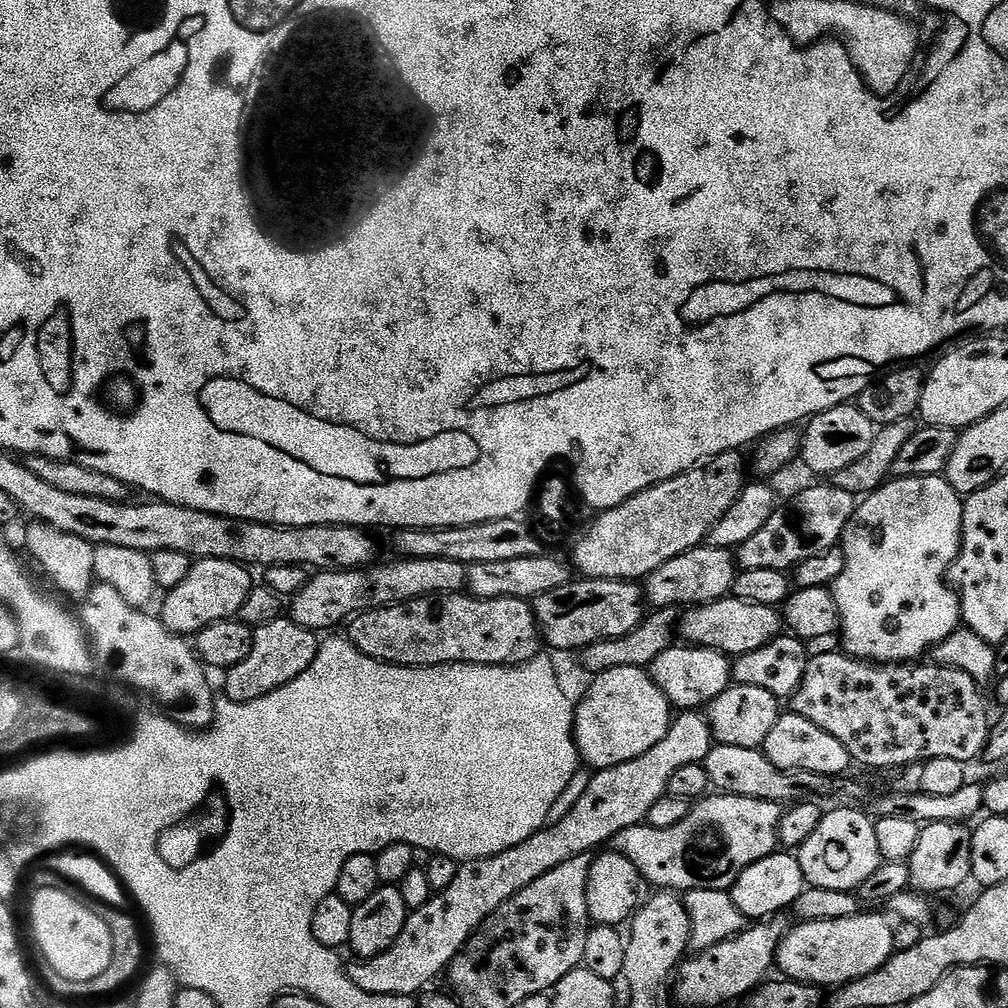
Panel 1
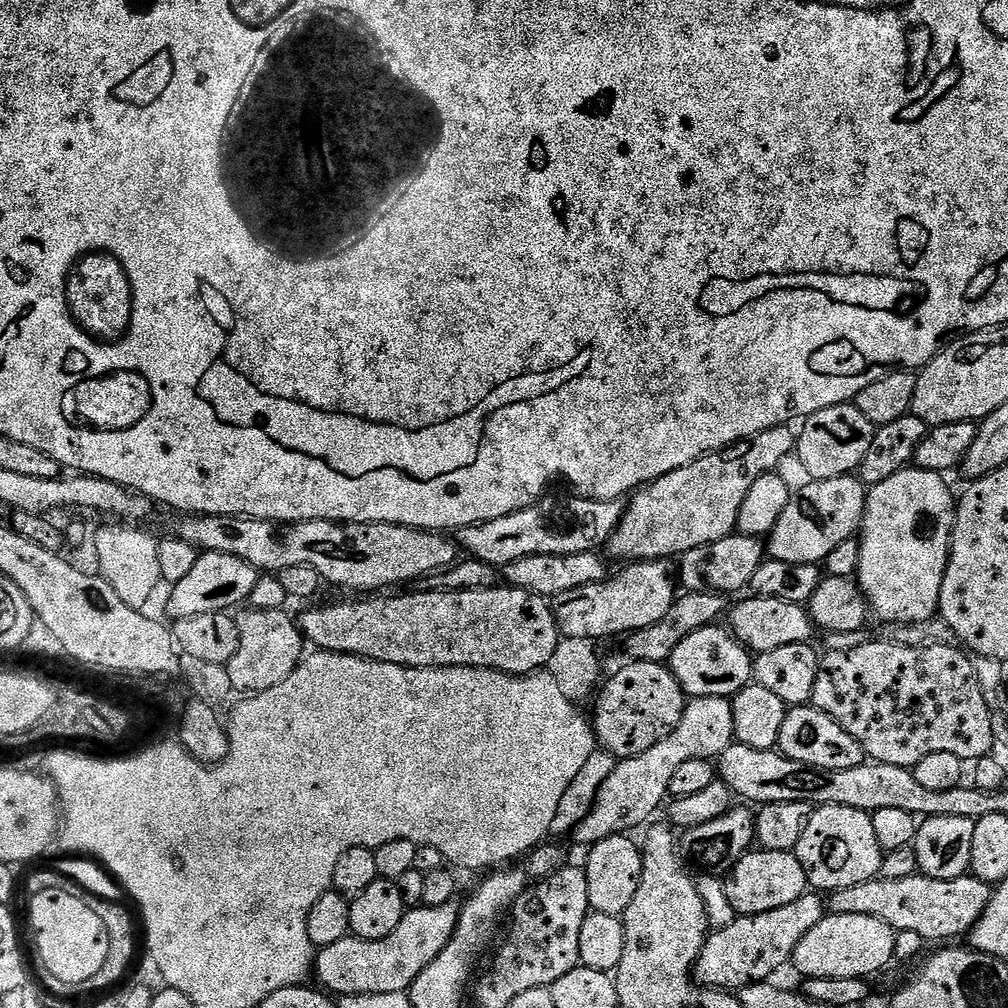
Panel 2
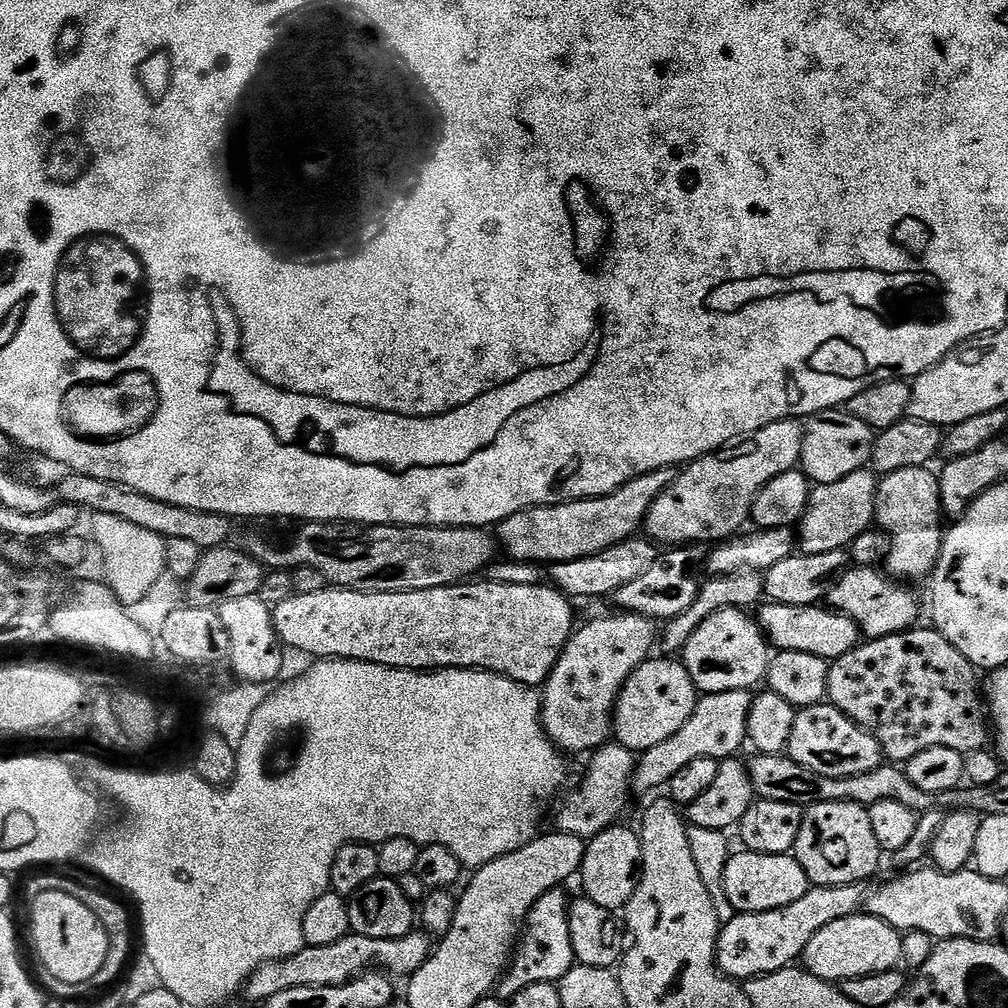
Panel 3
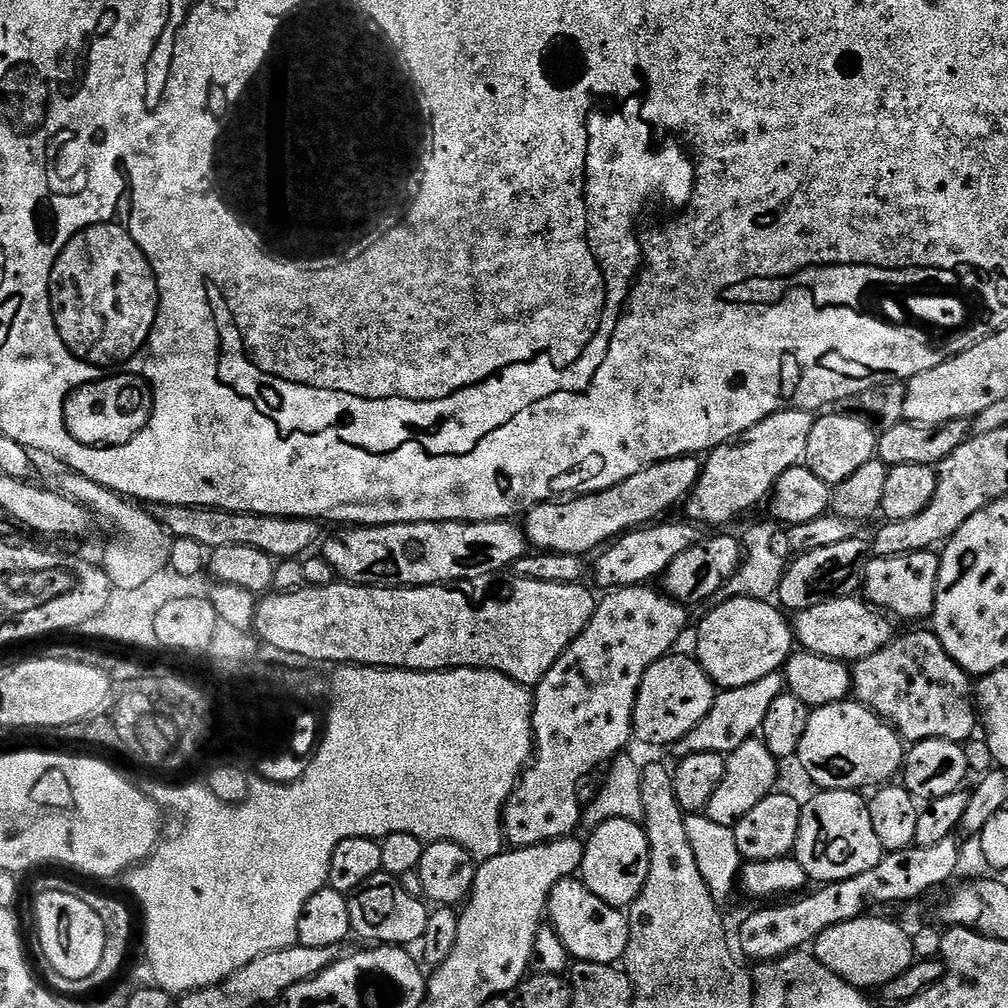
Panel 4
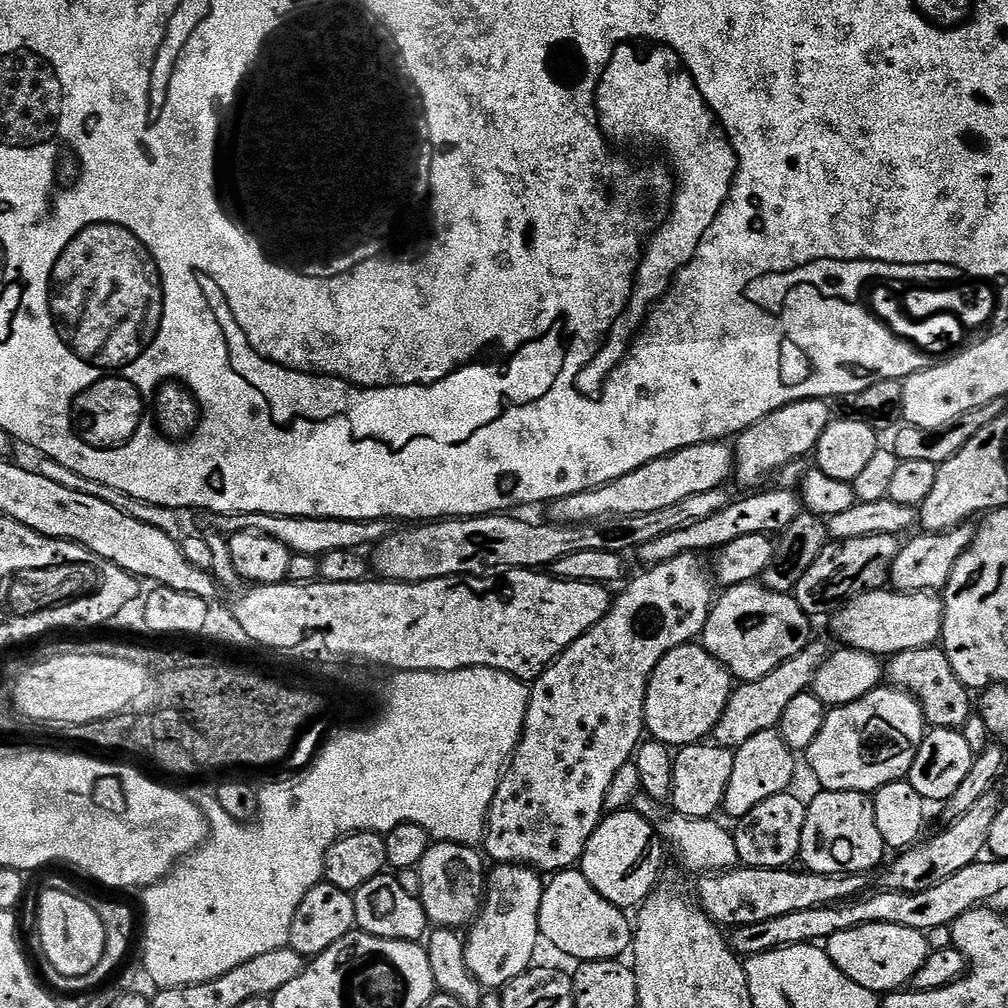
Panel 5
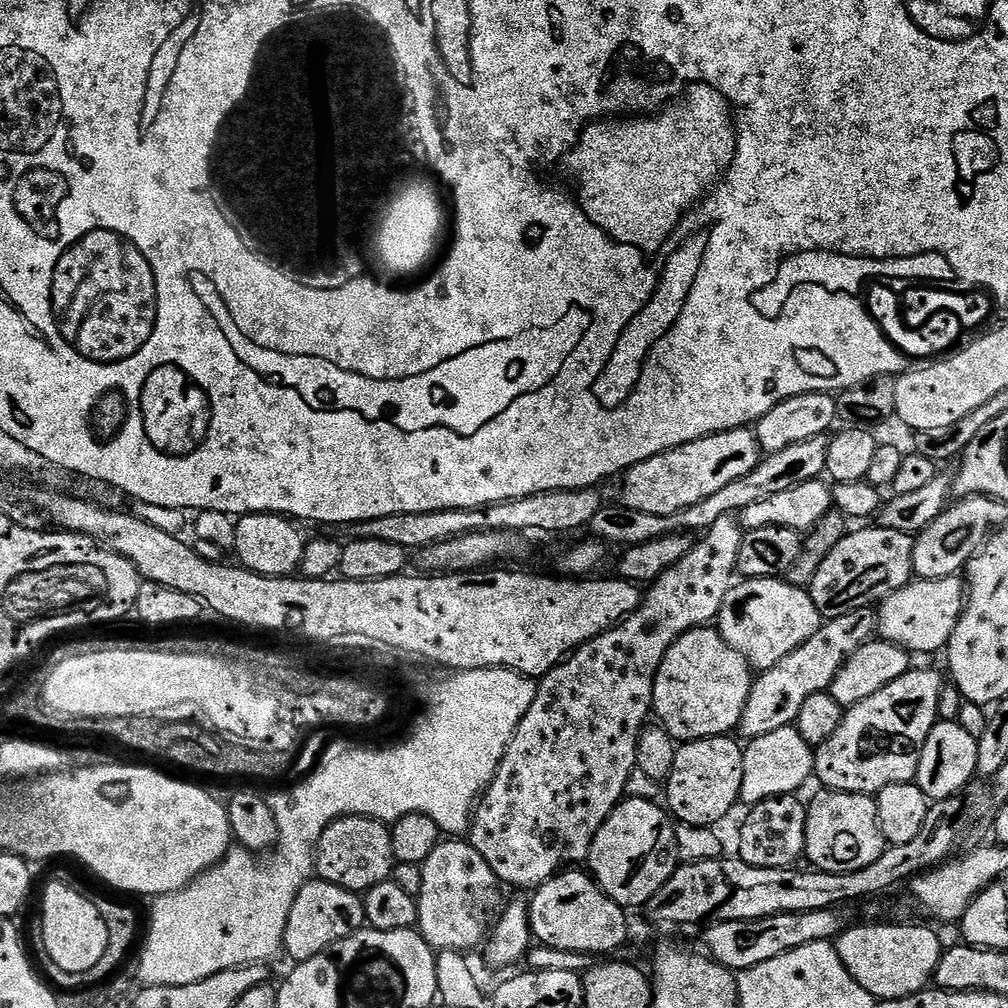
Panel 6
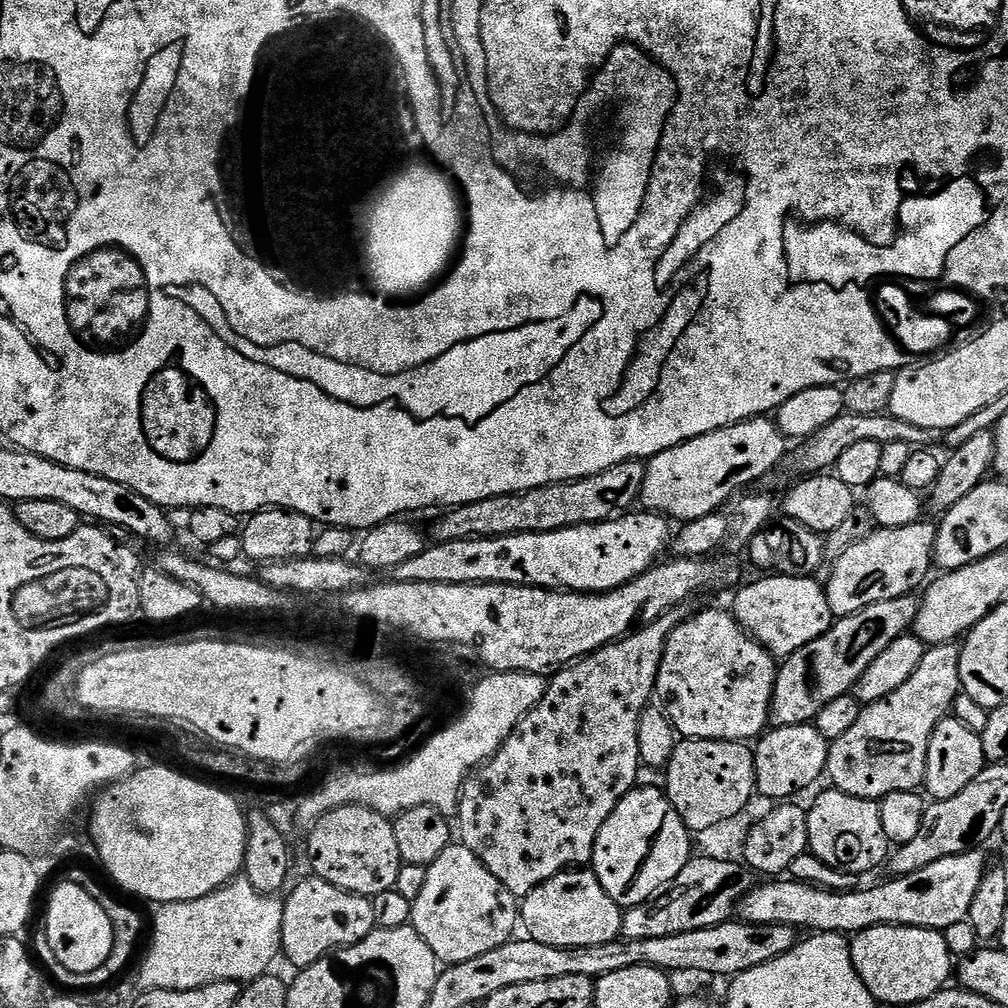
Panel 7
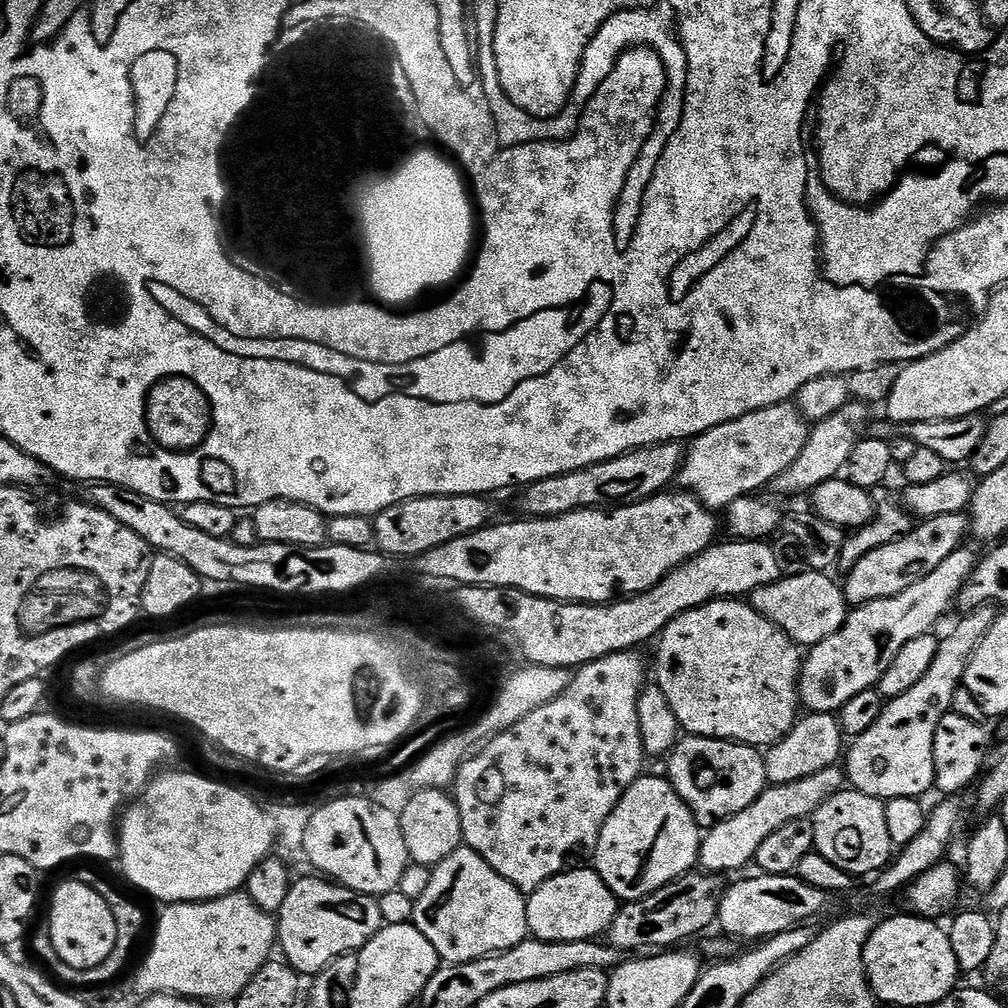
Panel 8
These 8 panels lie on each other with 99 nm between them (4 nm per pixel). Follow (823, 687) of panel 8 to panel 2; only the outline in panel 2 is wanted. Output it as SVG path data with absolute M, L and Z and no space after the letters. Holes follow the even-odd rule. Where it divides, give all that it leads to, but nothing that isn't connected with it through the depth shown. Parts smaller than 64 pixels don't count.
M727 696L714 698L691 697L685 703L678 726L662 742L650 746L637 756L620 760L616 768L596 792L596 800L589 813L578 822L574 838L580 844L591 846L611 836L631 833L631 828L643 829L648 819L669 799L668 791L673 775L690 758L715 761L734 743L732 701Z

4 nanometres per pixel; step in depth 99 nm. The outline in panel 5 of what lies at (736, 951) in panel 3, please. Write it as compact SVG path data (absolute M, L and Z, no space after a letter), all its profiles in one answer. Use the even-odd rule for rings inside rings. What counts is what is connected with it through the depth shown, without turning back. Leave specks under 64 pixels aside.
M989 794L978 798L966 814L951 821L945 832L937 834L936 838L926 844L917 843L911 848L905 848L892 865L889 863L888 877L885 878L883 887L890 892L905 892L914 894L922 890L930 890L930 886L938 886L938 882L946 882L950 874L958 874L958 870L966 870L966 866L977 863L985 855L988 839L990 838L990 826L994 823L994 814L998 814L1001 797Z

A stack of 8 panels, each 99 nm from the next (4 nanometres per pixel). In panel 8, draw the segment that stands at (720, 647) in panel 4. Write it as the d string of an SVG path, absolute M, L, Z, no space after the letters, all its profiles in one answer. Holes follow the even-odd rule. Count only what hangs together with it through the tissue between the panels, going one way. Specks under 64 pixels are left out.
M804 570L801 576L785 575L784 579L753 592L751 606L785 632L794 643L801 646L817 644L838 631L850 611L850 605L844 599L843 587L837 581L835 584L830 577L811 570Z

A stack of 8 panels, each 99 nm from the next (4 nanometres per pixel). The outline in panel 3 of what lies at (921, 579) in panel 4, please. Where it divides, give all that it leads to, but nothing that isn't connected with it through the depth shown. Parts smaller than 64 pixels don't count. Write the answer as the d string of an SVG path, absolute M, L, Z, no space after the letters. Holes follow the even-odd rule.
M876 566L849 567L828 591L827 607L840 612L860 627L861 637L877 640L883 636L897 636L917 623L920 616L920 600L911 592L907 583L893 578L887 571Z

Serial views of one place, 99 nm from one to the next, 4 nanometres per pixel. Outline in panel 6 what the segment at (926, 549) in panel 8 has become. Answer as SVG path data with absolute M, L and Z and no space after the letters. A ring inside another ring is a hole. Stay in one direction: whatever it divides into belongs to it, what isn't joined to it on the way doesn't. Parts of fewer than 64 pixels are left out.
M873 526L861 532L849 531L842 542L826 554L810 585L812 601L818 606L821 617L833 620L854 610L872 608L902 586L911 584L914 579L914 546L915 539L902 530Z

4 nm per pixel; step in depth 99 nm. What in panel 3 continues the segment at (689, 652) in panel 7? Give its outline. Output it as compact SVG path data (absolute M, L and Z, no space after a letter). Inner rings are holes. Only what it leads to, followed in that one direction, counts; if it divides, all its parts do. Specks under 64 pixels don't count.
M676 658L656 659L645 660L638 666L638 670L634 670L634 674L630 674L630 678L626 678L616 699L616 708L612 711L614 740L635 754L643 754L646 750L658 746L658 742L666 742L666 738L678 734L678 730L682 730L682 726L686 726L686 722L690 722L690 714L694 714L694 706L698 699L694 682L683 662Z

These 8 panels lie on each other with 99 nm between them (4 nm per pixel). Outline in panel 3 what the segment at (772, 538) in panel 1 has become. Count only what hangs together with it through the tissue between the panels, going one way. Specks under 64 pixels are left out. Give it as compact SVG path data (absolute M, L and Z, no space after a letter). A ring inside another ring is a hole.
M867 467L854 470L854 474L846 474L846 478L838 478L838 482L817 484L809 491L808 505L804 517L798 525L798 548L803 554L826 554L838 552L851 546L858 537L873 527L876 518L876 485L877 473Z

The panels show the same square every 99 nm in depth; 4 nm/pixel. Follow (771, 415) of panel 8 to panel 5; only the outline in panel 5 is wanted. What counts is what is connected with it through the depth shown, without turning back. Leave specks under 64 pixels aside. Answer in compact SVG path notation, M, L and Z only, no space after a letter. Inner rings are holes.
M713 442L679 448L677 452L658 458L601 488L591 488L551 501L551 519L558 524L585 524L603 516L650 514L650 510L662 510L674 502L682 502L682 498L690 498L690 494L702 494L702 490L727 485L733 472L734 448L731 443Z

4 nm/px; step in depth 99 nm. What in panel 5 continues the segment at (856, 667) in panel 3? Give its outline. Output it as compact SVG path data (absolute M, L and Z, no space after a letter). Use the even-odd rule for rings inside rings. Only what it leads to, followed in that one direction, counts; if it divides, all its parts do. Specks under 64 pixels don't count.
M943 647L902 650L887 661L886 680L891 687L898 688L901 692L911 692L919 700L924 719L932 728L960 730L968 717L973 715L973 693L964 685L962 678L954 674L954 666L950 666L950 658L944 653Z

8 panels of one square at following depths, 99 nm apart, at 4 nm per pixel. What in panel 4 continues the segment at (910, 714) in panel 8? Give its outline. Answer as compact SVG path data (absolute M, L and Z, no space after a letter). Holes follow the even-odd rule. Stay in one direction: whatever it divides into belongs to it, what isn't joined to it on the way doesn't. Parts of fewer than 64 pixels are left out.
M849 698L809 711L806 734L802 734L802 742L798 746L795 759L800 760L805 774L817 784L817 789L837 788L850 792L865 790L864 788L872 790L877 786L887 785L895 777L892 775L901 771L905 755L906 744L900 739L900 733L877 712L871 712L864 704L857 704L855 699Z

